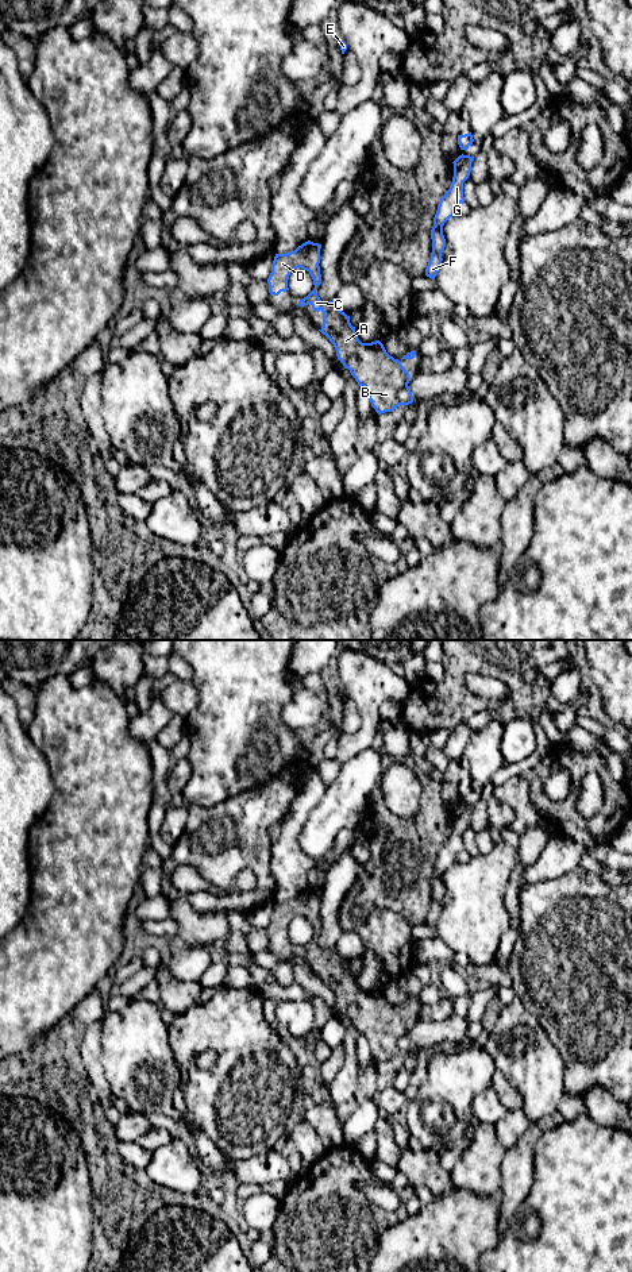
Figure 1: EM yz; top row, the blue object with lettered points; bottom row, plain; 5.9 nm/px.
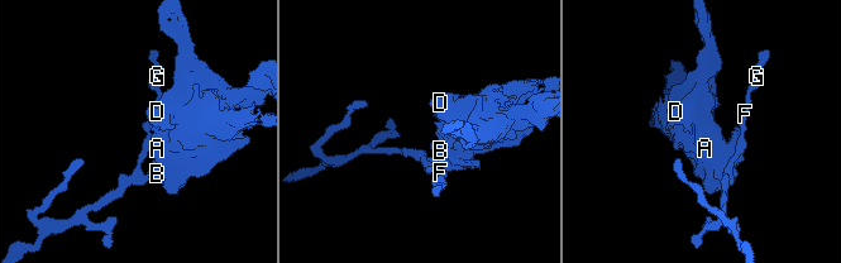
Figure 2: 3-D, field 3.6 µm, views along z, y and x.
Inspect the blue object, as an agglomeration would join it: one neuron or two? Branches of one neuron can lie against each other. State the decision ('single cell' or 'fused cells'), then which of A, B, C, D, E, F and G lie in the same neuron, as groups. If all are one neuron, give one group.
fused cells; groups A B C D E / F G

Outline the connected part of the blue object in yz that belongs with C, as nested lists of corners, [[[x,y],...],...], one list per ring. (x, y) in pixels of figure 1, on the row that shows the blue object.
[[[308,240],[294,251],[275,254],[267,278],[269,293],[278,296],[289,290],[290,273],[297,267],[307,270],[313,280],[315,289],[300,300],[298,305],[311,304],[315,312],[323,312],[323,327],[319,331],[334,344],[338,359],[350,370],[358,385],[365,388],[378,415],[392,412],[400,405],[398,390],[409,383],[409,373],[398,359],[386,352],[379,340],[362,343],[355,327],[350,323],[350,316],[338,308],[335,300],[320,300],[316,293],[316,288],[321,284],[320,248],[321,244]]]

